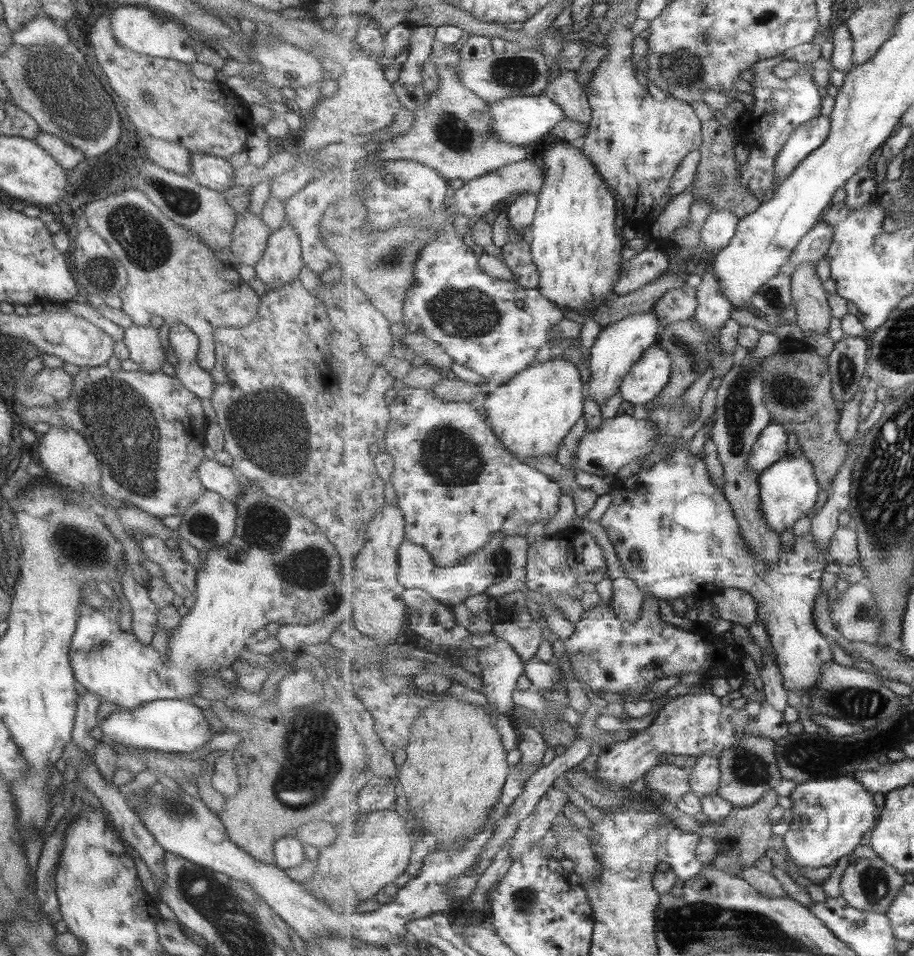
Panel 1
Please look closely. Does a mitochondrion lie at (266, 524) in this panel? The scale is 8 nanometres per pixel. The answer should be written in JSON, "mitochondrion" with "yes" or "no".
{"mitochondrion":"yes"}

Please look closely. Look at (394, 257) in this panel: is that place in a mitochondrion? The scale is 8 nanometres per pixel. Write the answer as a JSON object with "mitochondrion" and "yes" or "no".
{"mitochondrion":"yes"}

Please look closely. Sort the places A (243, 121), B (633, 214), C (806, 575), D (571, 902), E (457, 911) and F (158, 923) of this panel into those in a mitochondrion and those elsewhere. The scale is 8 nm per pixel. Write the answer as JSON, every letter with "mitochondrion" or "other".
{"A":"other","B":"other","C":"other","D":"other","E":"other","F":"other"}

